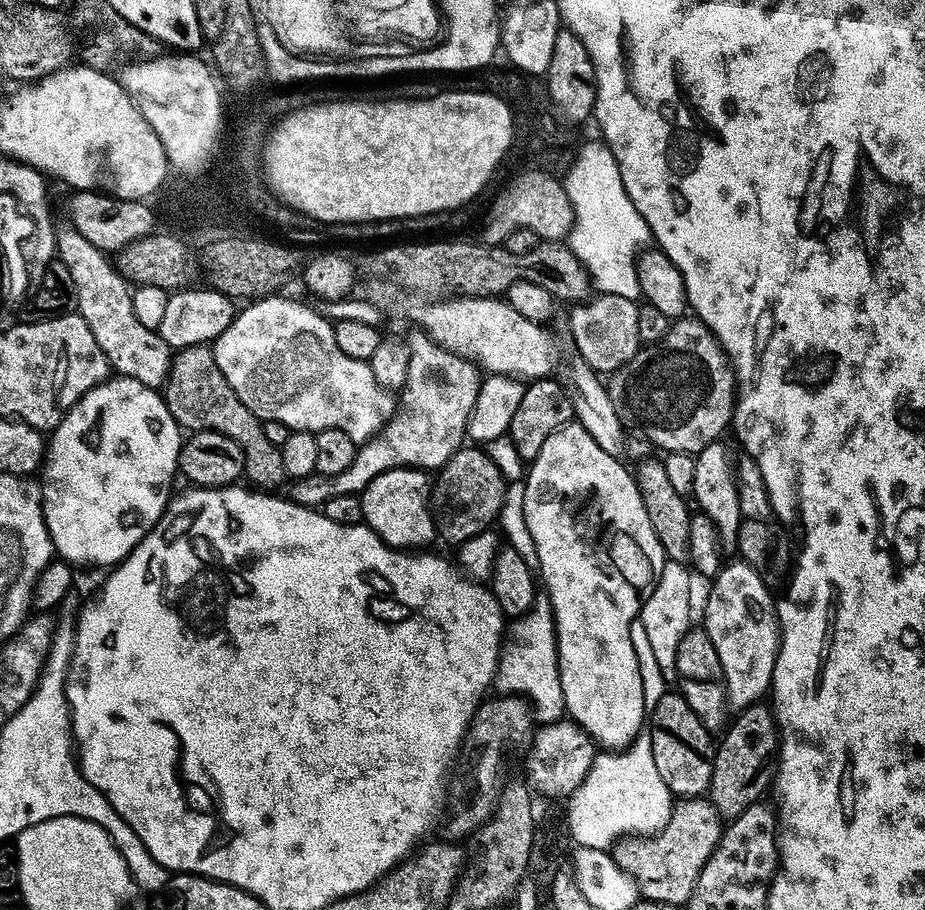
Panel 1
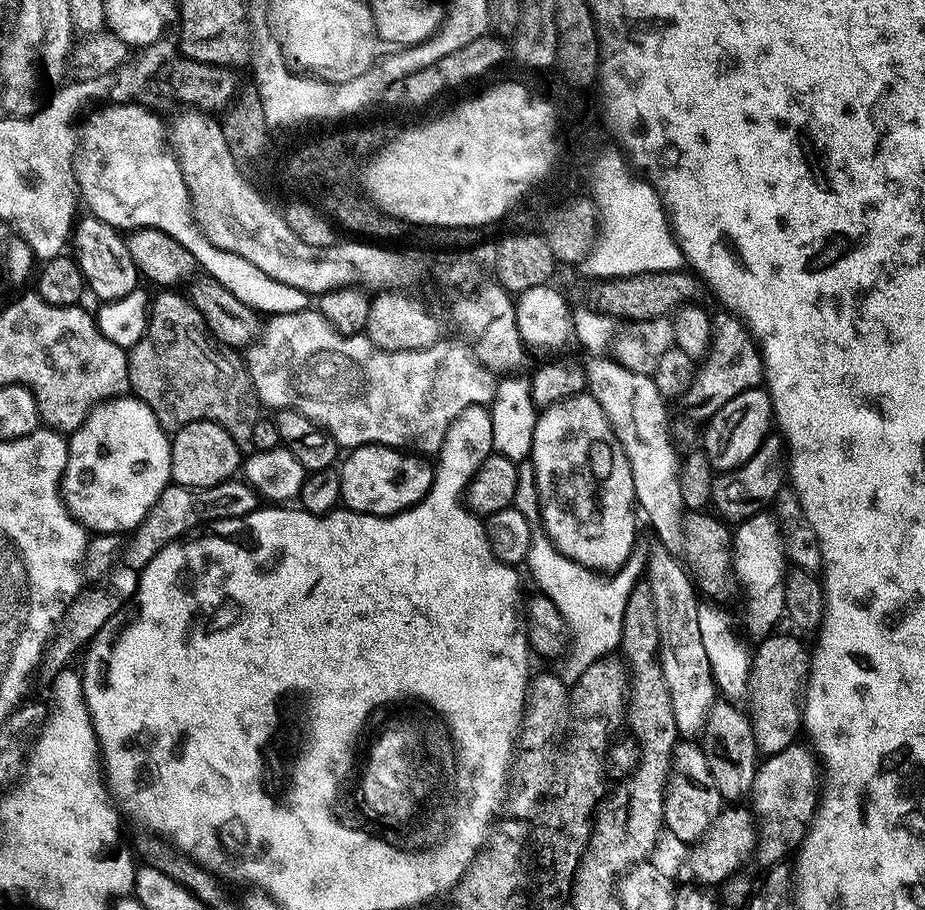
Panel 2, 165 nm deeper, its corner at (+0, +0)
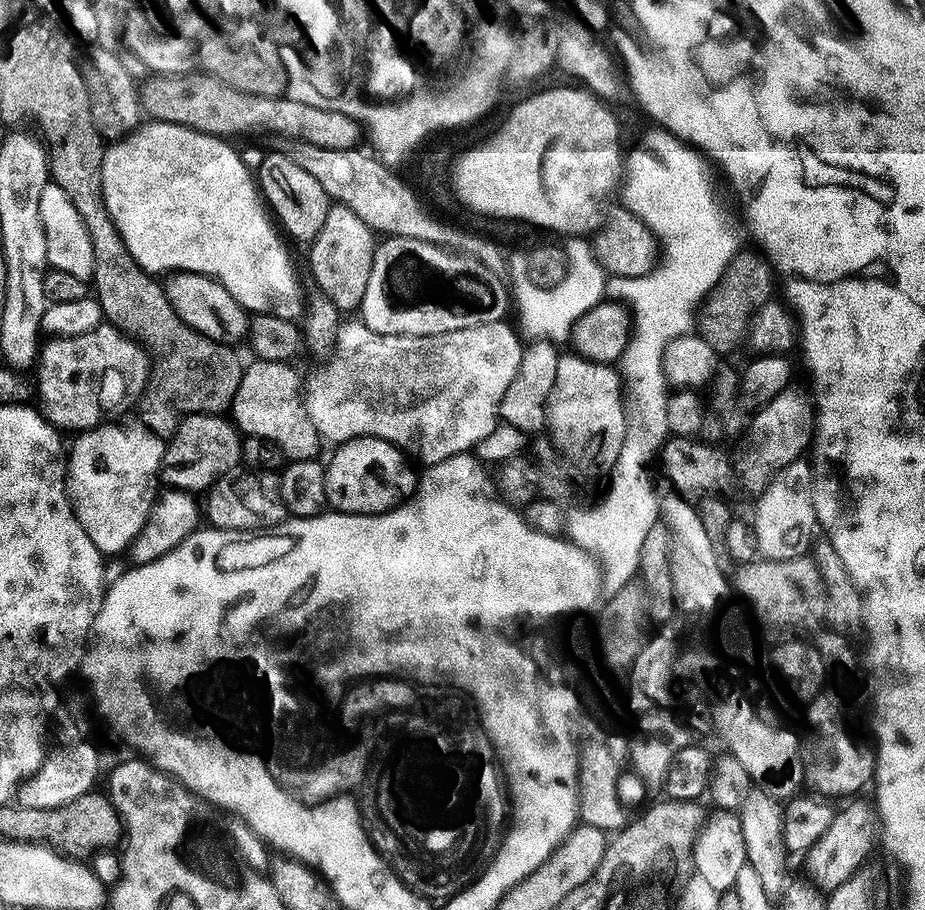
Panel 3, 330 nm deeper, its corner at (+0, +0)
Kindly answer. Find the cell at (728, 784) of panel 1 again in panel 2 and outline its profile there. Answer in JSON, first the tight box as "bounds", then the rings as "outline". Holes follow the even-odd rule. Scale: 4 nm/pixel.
{"bounds":[747,635,811,757],"outline":[[[771,635],[755,651],[751,670],[751,680],[748,683],[747,703],[750,702],[748,717],[752,723],[753,734],[759,753],[763,757],[777,756],[793,747],[803,733],[803,705],[807,693],[809,674],[811,672],[811,651],[792,636]]]}

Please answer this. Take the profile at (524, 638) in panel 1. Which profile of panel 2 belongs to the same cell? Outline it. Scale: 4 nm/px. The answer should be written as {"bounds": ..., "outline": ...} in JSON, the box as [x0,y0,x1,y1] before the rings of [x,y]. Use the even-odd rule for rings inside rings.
{"bounds":[526,534,646,686],"outline":[[[536,534],[532,535],[526,570],[532,575],[533,582],[540,587],[537,589],[543,595],[550,597],[554,606],[562,610],[562,618],[566,618],[566,626],[569,634],[572,635],[572,643],[562,664],[564,667],[562,677],[565,684],[573,686],[595,663],[621,651],[624,643],[626,608],[630,606],[630,594],[645,575],[646,560],[643,555],[640,557],[640,554],[633,554],[628,559],[627,568],[621,568],[619,572],[607,576],[591,572],[586,566],[560,556],[558,562],[561,572],[555,576],[552,572],[544,572],[543,566],[540,565],[544,560],[543,548],[550,554],[556,552],[554,542],[543,540]]]}

